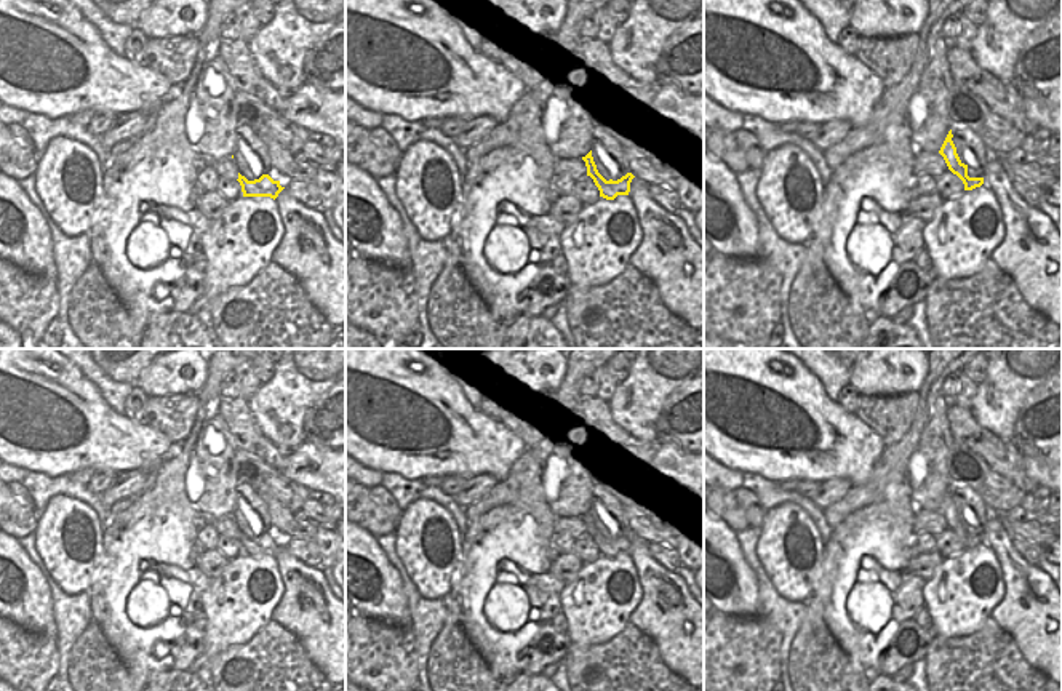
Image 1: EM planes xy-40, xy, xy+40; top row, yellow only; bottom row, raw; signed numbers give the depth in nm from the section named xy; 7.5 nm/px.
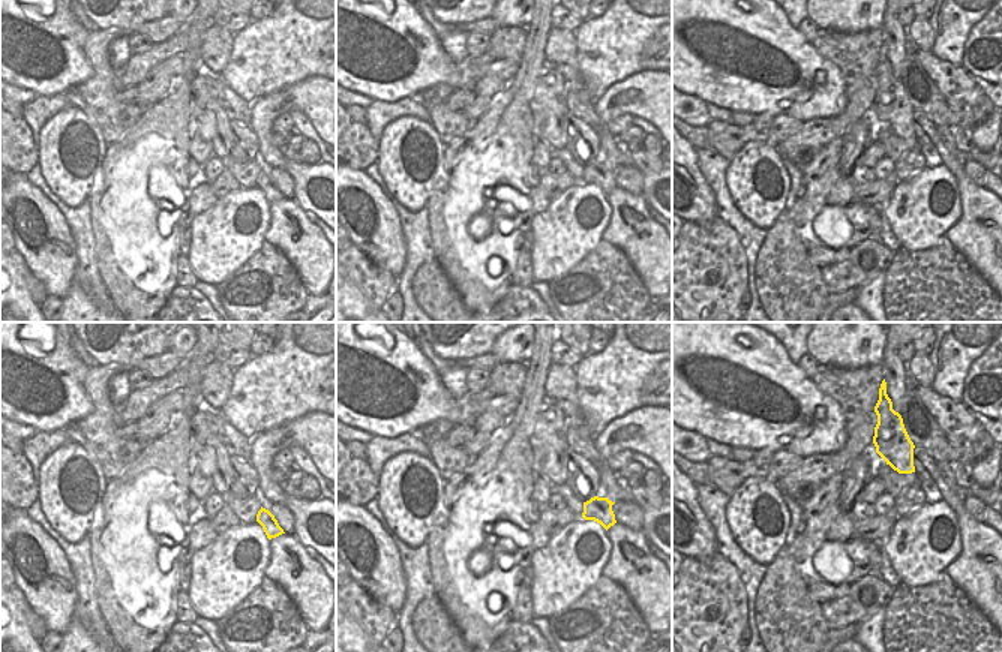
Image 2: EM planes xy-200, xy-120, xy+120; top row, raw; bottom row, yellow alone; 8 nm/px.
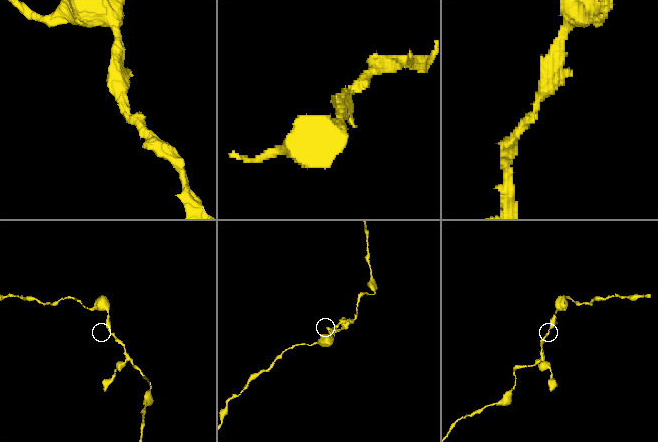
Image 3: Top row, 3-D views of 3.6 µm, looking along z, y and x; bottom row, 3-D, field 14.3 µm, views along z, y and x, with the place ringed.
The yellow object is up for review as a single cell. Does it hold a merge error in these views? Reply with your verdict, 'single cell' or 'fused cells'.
single cell

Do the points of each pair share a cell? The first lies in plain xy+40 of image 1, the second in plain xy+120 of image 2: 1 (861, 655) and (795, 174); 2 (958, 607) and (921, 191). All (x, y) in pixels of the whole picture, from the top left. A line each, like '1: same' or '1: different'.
1: different
2: same

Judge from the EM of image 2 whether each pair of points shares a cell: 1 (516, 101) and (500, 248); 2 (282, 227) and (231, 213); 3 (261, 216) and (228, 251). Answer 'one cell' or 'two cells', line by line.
1: one cell
2: two cells
3: one cell

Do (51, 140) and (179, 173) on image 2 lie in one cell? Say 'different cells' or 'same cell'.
different cells

